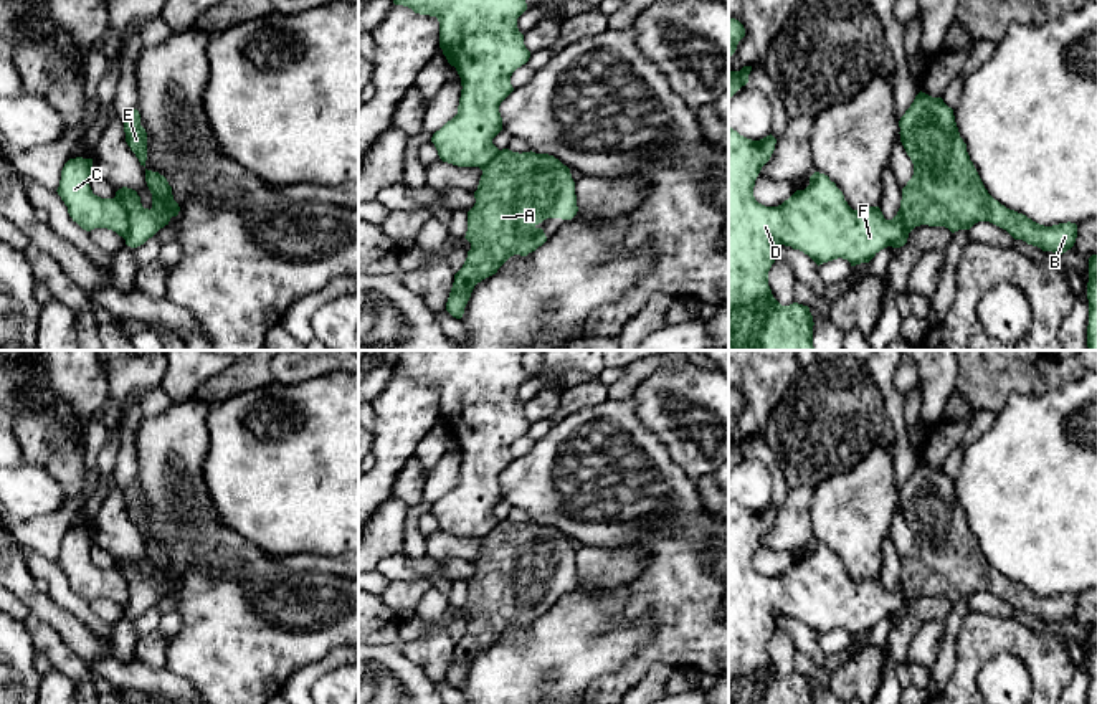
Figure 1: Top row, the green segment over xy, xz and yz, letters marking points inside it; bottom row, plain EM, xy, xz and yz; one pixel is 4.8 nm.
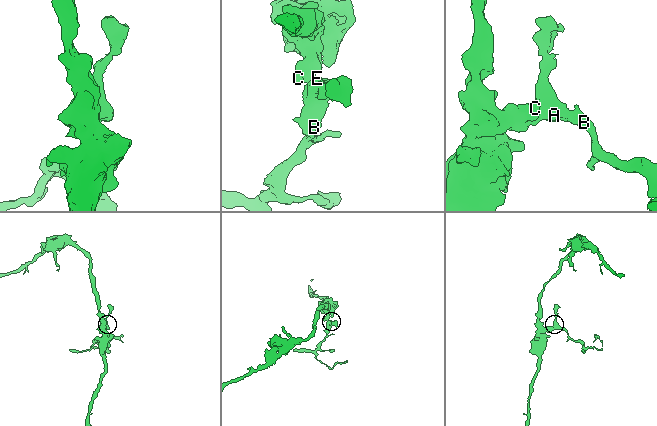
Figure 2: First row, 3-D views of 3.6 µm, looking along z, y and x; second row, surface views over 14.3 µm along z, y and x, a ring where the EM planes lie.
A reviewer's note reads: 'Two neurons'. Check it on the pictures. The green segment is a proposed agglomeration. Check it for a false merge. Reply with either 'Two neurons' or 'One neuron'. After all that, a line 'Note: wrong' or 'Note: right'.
Two neurons
Note: right

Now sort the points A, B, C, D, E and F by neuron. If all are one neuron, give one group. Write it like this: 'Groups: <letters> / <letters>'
Groups: A B E / C D F

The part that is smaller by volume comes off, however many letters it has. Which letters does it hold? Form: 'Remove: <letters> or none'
Remove: A, B, E

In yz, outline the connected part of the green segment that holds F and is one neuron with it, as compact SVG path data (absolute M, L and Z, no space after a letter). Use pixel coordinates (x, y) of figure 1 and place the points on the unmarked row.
M729 496L729 704L813 704L813 686L808 676L793 673L781 676L768 656L768 641L778 628L775 616L785 615L808 625L818 636L838 628L848 630L851 636L869 633L881 620L897 618L904 605L900 582L886 590L879 577L852 580L843 562L828 545L814 542L805 560L796 560L778 577L765 577L753 567L755 550L762 537L770 530L776 509L770 504L760 511L740 506Z

